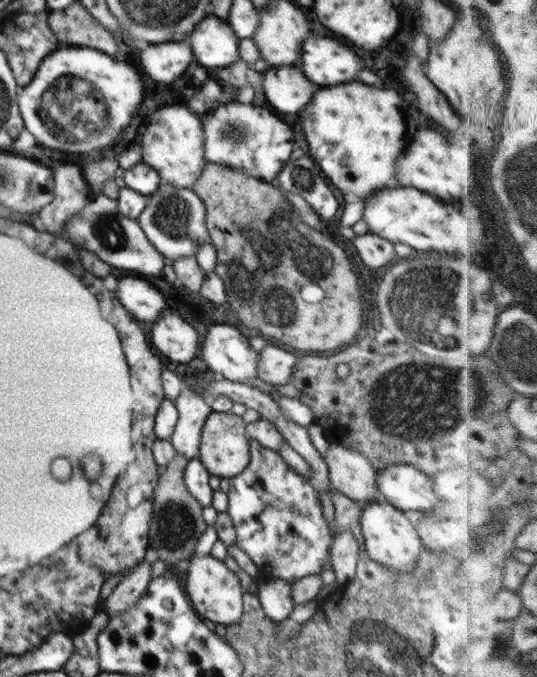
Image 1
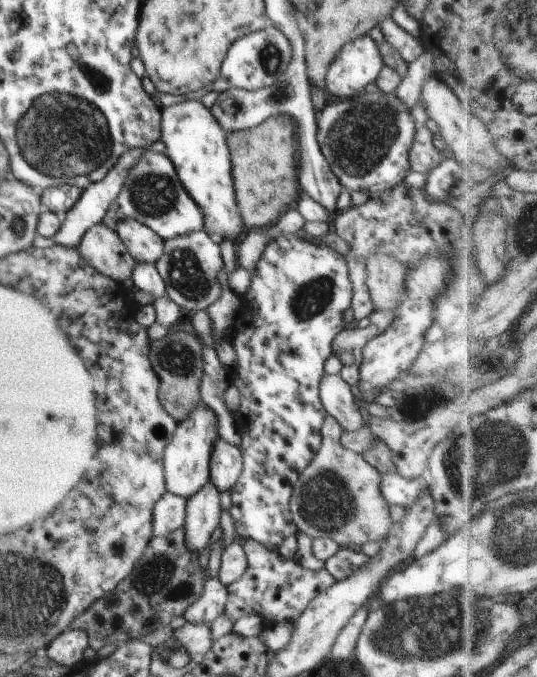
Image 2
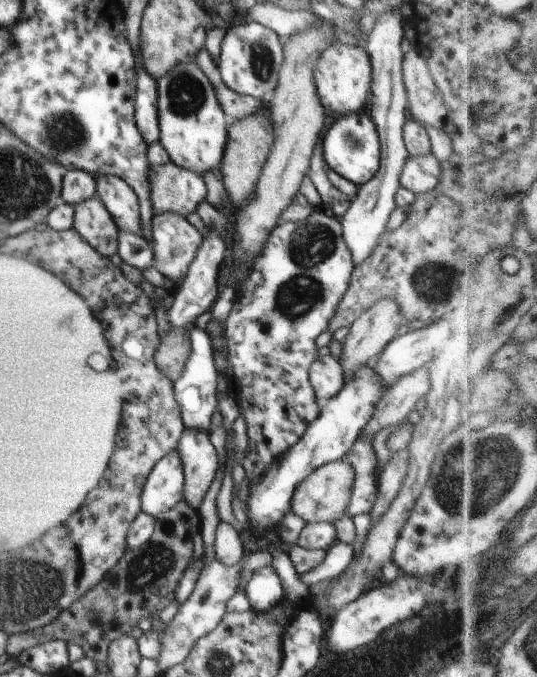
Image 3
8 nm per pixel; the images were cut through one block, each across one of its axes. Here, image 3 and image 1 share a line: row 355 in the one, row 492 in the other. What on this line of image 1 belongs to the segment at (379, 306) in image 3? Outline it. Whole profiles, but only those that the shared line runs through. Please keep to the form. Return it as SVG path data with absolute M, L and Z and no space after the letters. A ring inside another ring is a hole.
M336 442L328 447L325 462L333 489L362 505L381 500L376 487L377 469L360 451Z

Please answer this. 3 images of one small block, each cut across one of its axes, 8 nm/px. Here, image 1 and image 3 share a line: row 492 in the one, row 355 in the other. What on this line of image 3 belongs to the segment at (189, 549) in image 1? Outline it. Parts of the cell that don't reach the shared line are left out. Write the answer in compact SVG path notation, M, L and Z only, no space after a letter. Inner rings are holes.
M183 329L168 331L159 342L153 360L172 383L180 378L181 372L191 353L189 332Z

